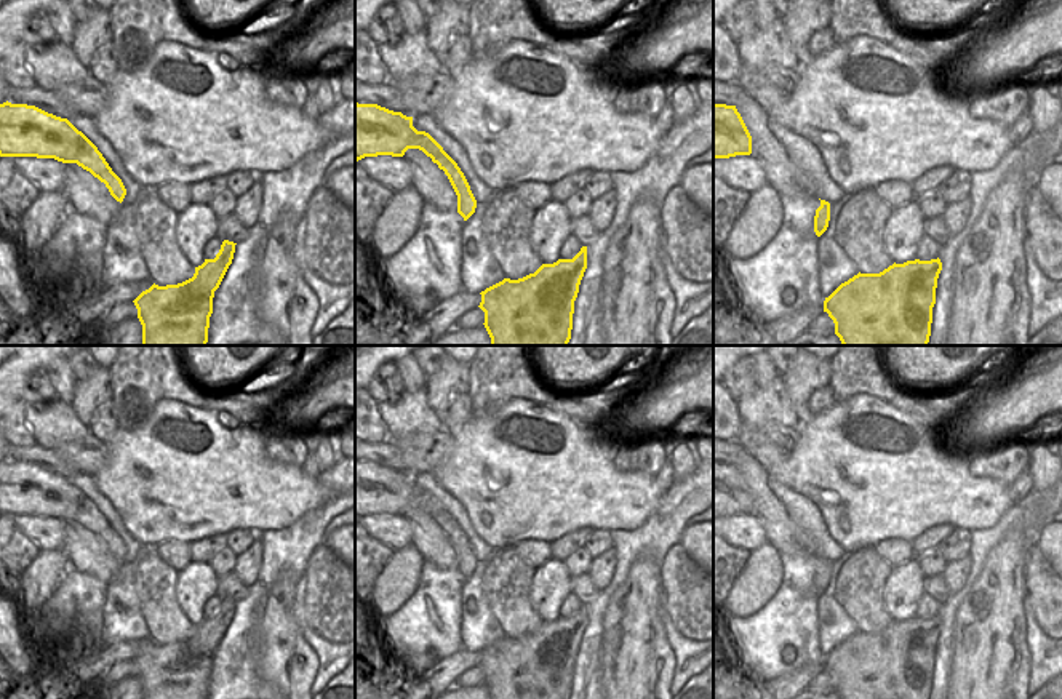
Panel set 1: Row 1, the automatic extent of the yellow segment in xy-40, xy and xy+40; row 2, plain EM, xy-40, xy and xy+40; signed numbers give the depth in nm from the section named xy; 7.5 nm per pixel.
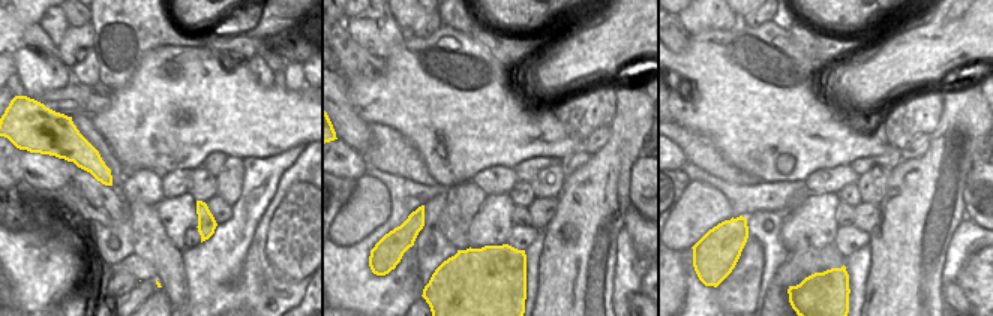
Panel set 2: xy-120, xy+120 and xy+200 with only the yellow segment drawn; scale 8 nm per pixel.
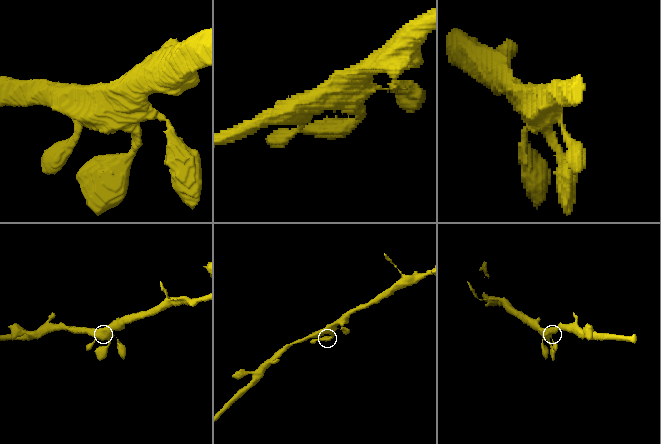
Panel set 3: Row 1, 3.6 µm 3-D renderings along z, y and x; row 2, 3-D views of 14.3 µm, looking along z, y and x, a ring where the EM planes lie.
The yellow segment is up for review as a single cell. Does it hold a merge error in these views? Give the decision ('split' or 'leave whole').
leave whole

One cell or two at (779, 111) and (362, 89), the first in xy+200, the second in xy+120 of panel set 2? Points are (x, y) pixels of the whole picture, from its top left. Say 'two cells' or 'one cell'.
one cell

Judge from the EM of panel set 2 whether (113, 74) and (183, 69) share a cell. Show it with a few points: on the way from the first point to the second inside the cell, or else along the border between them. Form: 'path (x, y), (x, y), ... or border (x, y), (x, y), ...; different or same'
border (158, 47), (141, 59), (132, 78), (113, 92); different

